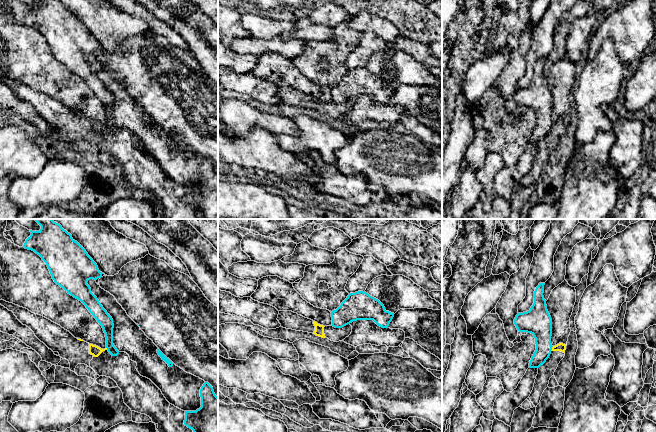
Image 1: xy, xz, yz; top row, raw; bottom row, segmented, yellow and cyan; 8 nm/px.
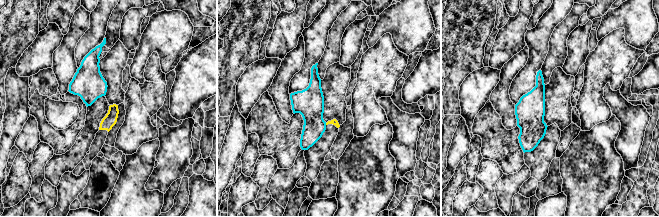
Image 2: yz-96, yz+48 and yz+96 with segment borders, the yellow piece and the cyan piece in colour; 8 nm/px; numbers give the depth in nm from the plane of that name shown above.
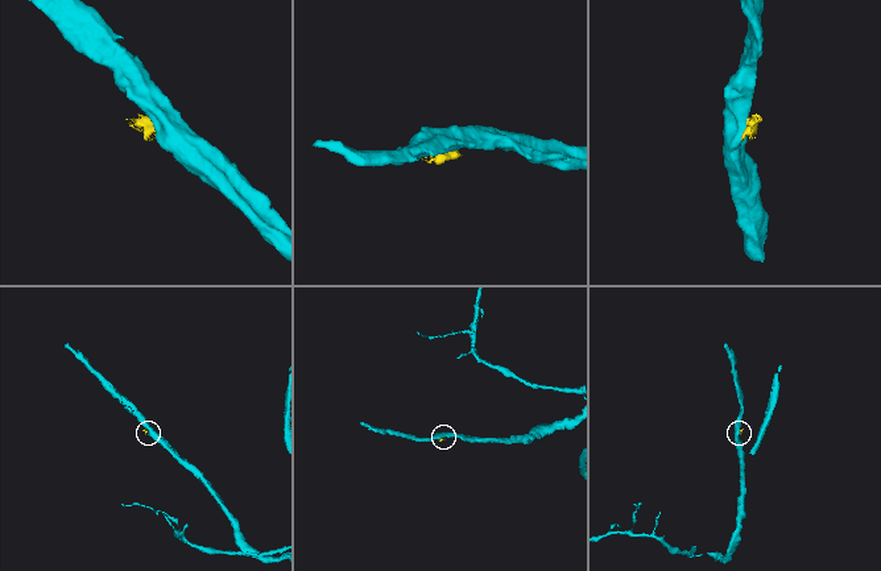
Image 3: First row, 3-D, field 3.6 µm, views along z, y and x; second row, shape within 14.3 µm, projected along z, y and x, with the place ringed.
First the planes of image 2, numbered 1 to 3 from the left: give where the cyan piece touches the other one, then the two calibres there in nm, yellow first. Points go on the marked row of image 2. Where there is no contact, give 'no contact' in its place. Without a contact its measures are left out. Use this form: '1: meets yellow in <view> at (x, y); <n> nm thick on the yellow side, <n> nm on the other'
1: no contact
2: no contact
3: no contact

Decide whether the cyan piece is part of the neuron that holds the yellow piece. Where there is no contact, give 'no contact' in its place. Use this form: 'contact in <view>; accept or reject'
contact in yz; reject

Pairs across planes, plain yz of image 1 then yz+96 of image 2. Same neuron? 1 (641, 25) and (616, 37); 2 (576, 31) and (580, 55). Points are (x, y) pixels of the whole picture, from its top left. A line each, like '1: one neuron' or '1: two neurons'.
1: two neurons
2: one neuron

